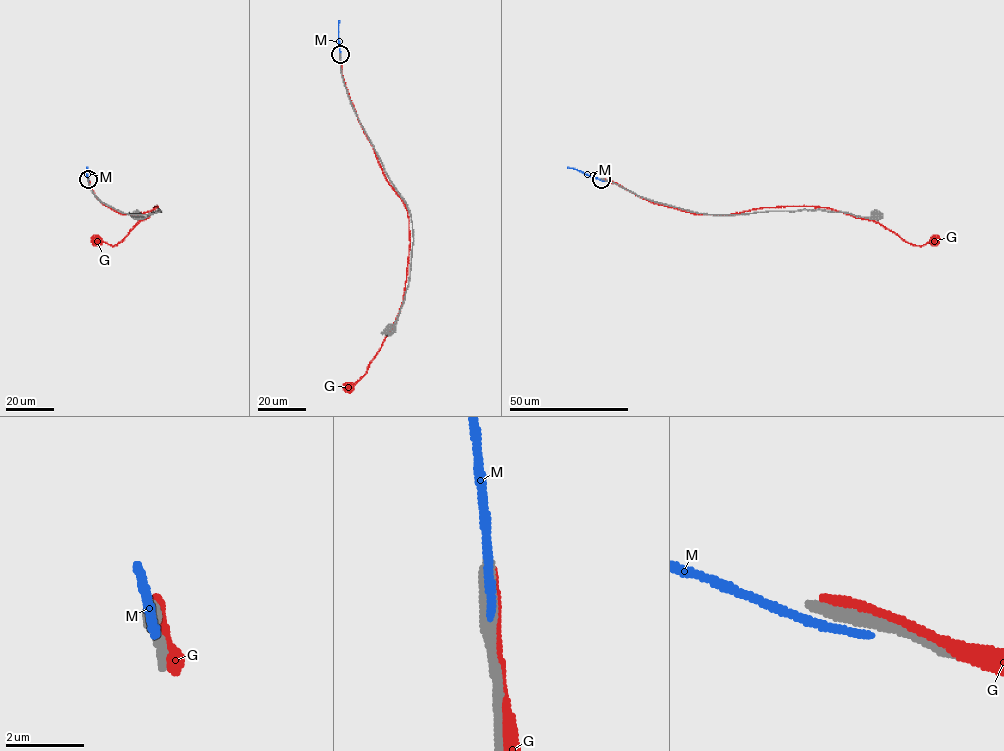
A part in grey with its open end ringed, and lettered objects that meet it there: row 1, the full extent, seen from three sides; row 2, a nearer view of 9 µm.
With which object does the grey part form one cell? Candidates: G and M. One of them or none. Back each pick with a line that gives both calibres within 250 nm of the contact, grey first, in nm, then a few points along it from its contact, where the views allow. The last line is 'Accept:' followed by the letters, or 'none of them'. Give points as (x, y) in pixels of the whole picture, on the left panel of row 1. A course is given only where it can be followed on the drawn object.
Accept: none of them

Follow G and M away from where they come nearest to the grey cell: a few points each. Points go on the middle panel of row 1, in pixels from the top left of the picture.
G: (340, 59), (350, 101), (386, 180), (405, 207), (409, 232), (406, 278), (398, 315), (368, 369), (348, 388)
M: (339, 56), (339, 20)

